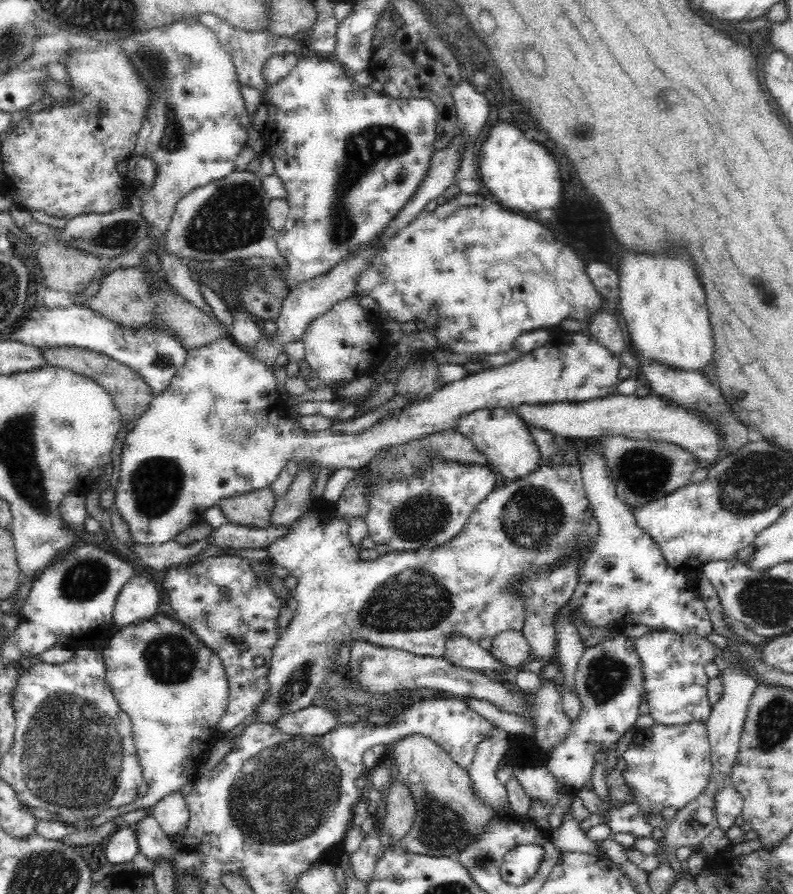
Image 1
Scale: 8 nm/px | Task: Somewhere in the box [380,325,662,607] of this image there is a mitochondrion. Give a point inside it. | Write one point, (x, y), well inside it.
(532, 518)

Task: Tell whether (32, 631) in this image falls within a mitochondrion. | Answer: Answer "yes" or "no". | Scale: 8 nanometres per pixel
no

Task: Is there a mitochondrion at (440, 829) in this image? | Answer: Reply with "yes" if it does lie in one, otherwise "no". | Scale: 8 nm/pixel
yes

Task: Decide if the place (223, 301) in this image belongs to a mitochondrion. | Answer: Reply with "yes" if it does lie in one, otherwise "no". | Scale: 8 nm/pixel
no

